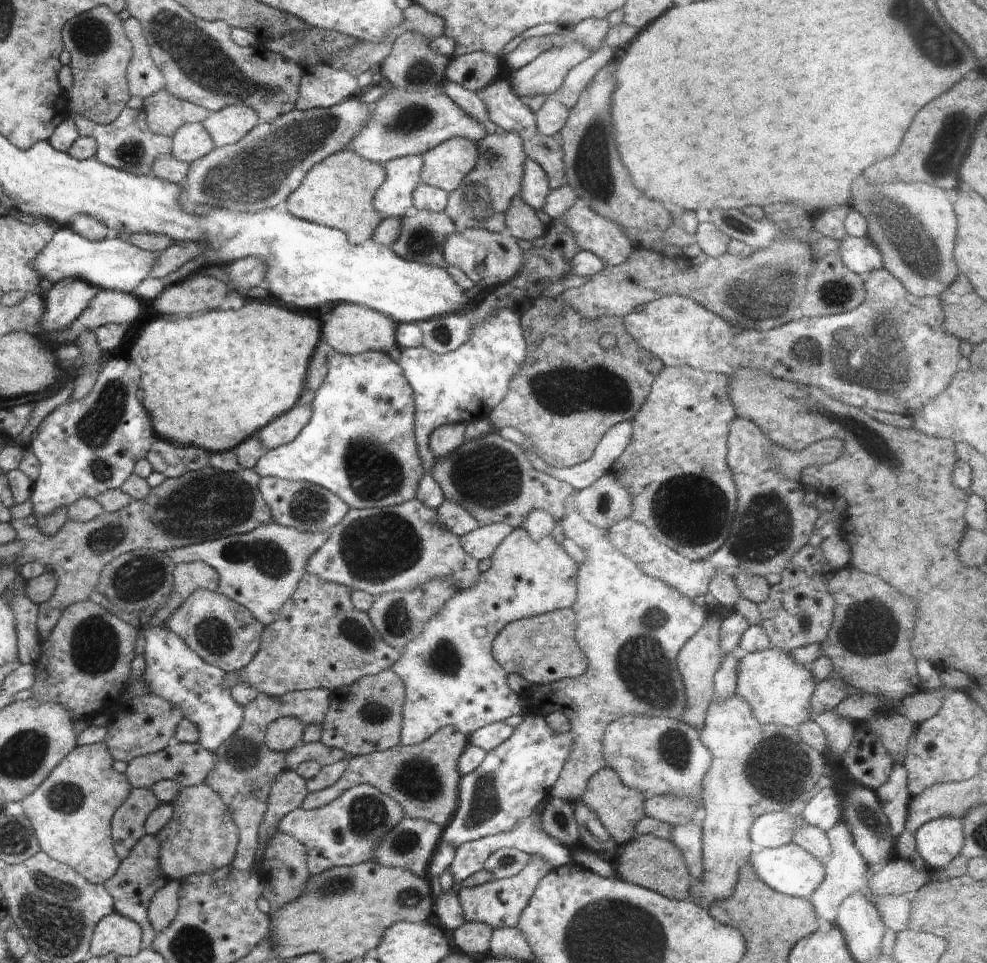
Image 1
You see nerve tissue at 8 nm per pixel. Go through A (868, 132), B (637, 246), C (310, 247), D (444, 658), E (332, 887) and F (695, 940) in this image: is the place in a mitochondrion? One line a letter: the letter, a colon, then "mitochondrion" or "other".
A: other
B: other
C: other
D: mitochondrion
E: mitochondrion
F: other

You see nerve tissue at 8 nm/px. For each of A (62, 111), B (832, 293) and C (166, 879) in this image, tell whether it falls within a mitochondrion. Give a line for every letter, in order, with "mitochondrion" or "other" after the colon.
A: other
B: mitochondrion
C: other

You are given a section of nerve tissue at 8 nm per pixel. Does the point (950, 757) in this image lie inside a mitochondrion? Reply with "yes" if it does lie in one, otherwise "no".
no

